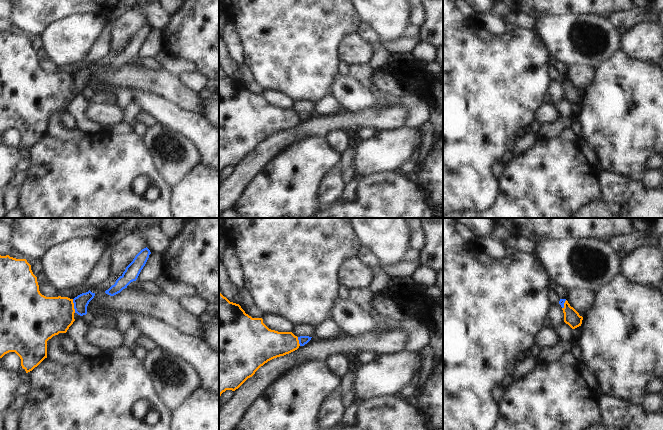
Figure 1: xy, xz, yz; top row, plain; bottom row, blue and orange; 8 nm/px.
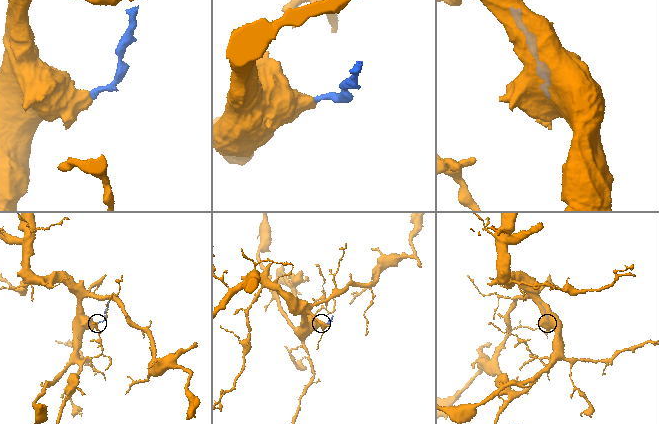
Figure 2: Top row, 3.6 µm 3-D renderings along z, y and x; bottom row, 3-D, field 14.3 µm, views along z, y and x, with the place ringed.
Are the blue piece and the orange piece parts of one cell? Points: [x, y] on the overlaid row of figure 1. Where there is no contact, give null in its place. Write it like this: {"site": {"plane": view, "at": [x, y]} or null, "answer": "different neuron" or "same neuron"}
{"site": {"plane": "xy", "at": [74, 306]}, "answer": "different neuron"}

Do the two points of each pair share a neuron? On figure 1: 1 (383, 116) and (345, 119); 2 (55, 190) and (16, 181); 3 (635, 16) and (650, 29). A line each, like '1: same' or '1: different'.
1: same
2: different
3: different

